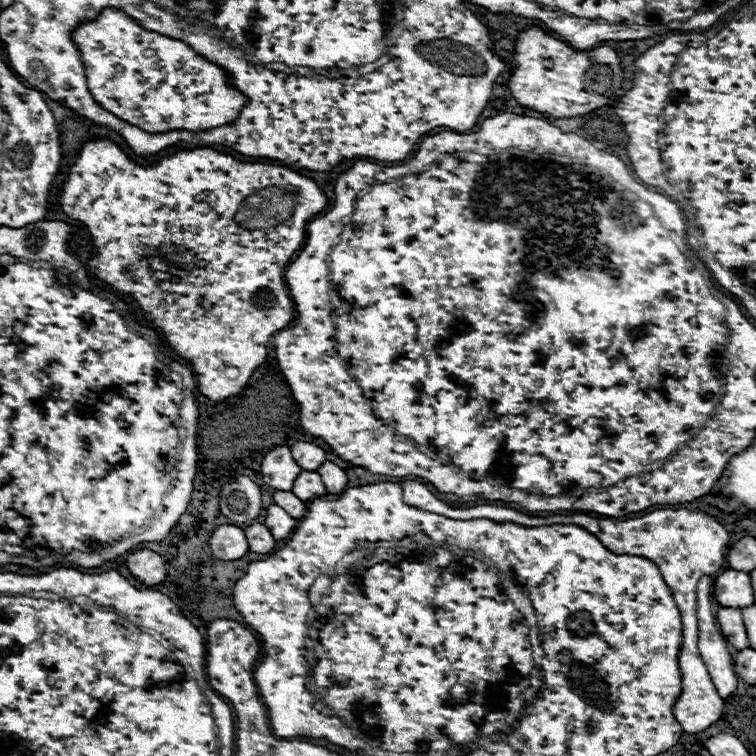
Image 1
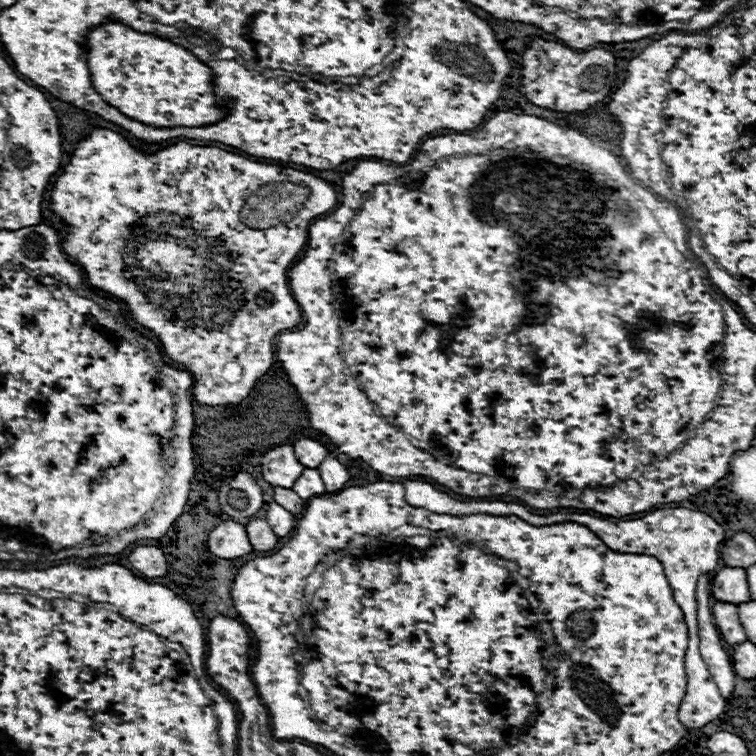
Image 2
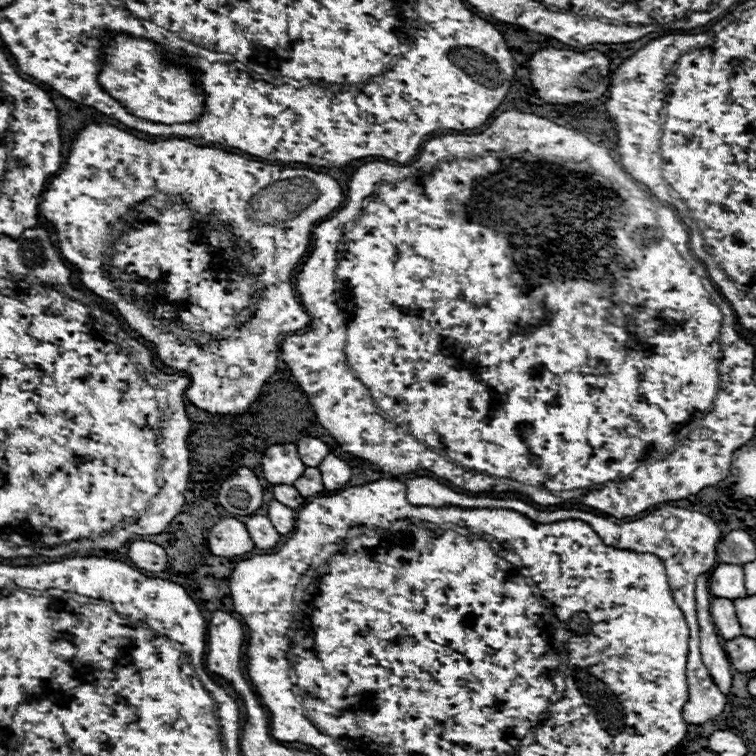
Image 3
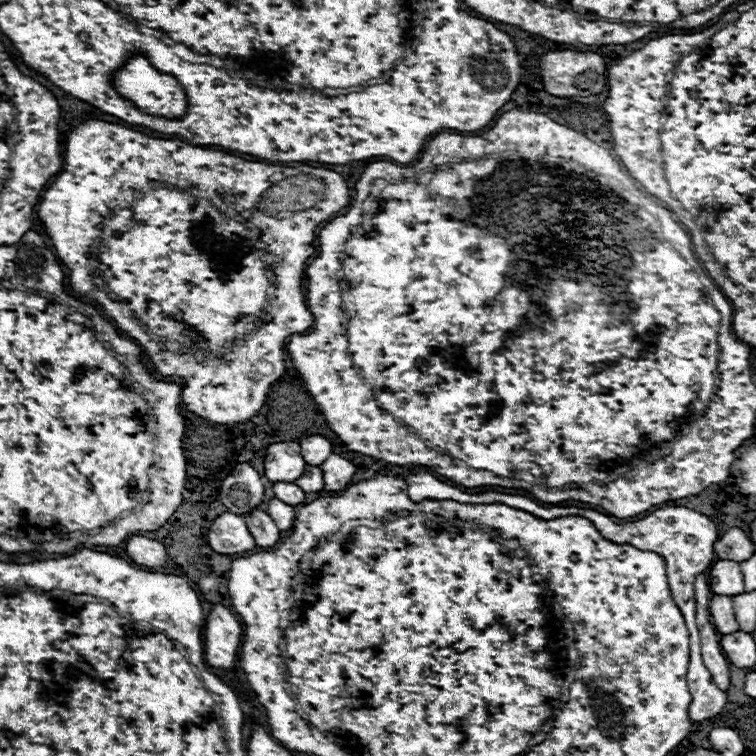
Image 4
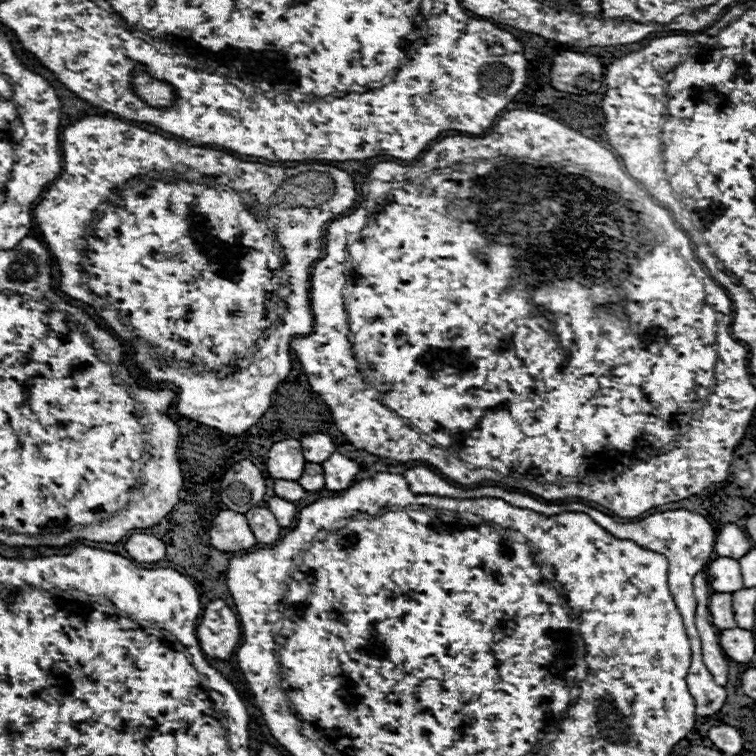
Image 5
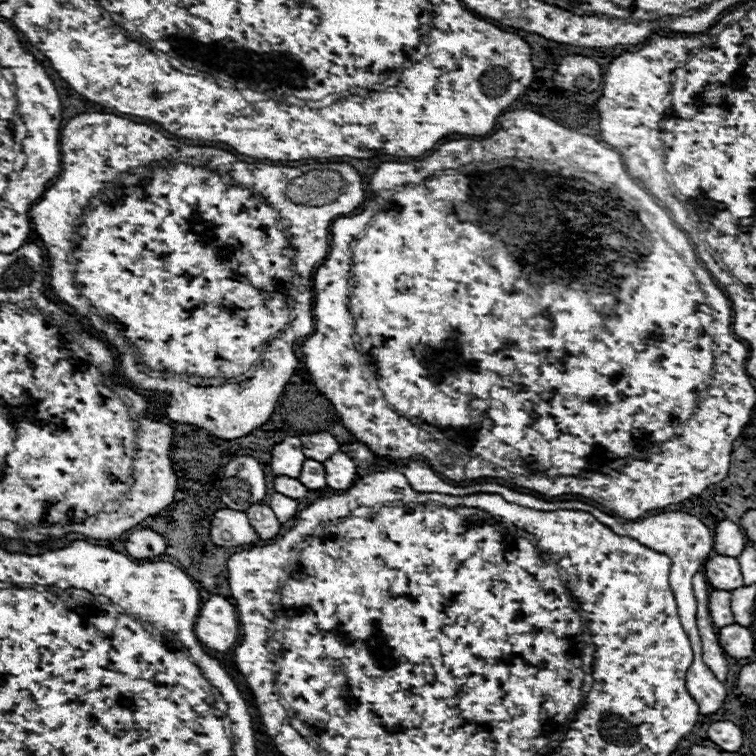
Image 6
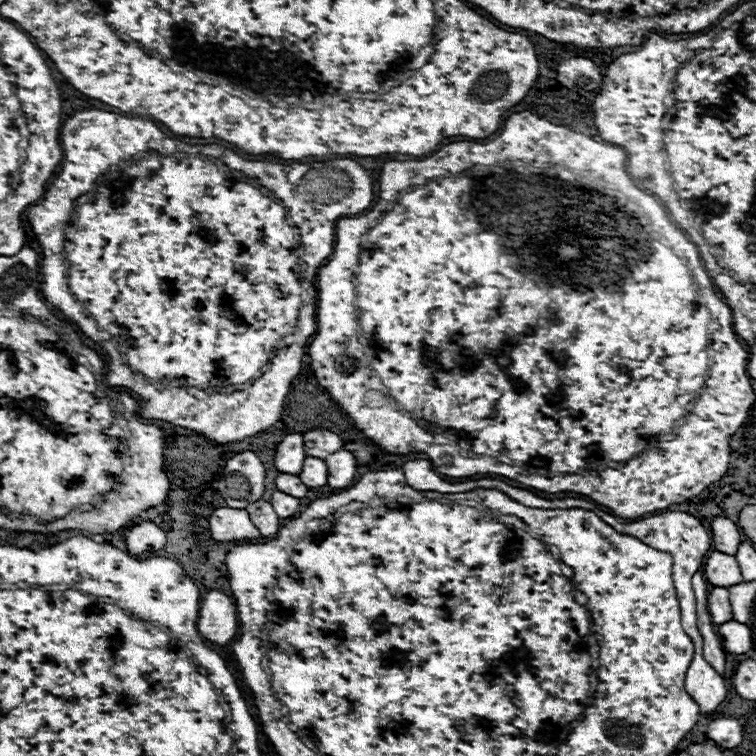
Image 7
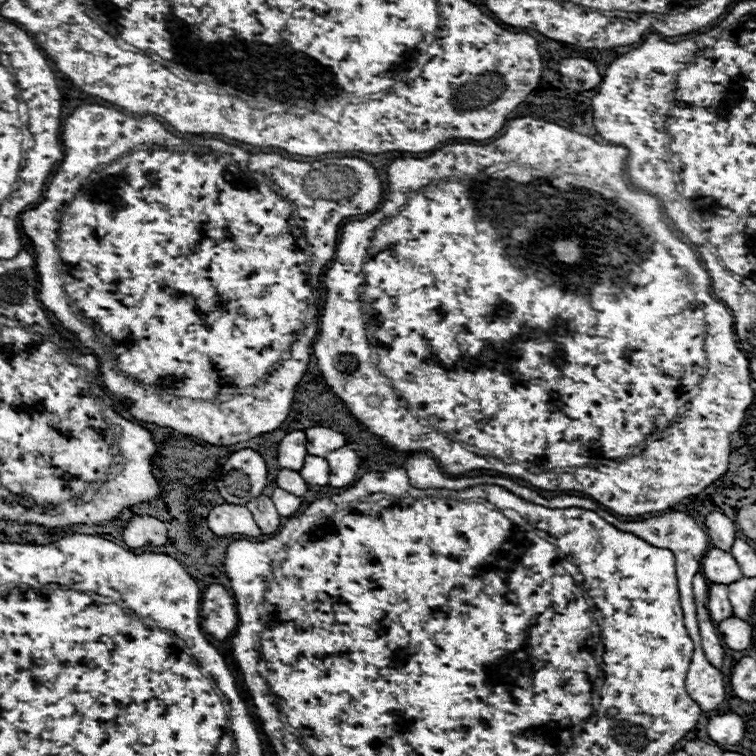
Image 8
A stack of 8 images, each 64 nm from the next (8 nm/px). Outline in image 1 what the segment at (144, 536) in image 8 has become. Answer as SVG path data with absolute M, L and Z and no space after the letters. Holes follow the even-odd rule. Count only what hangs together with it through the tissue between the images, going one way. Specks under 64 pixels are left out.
M138 550L126 560L128 570L146 586L156 586L166 576L166 564L158 552Z

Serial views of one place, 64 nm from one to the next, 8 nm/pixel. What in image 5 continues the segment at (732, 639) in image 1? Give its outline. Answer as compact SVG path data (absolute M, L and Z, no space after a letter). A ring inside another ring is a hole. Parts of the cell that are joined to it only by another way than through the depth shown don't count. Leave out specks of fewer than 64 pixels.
M714 592L710 596L710 614L712 614L712 622L718 630L726 630L730 626L736 626L734 612L732 612L732 594Z

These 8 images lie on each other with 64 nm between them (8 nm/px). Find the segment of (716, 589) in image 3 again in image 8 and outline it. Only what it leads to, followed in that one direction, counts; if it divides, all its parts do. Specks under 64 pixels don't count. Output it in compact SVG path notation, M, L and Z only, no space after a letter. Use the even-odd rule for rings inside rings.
M712 548L702 560L702 572L710 582L734 582L742 578L742 570L730 552Z

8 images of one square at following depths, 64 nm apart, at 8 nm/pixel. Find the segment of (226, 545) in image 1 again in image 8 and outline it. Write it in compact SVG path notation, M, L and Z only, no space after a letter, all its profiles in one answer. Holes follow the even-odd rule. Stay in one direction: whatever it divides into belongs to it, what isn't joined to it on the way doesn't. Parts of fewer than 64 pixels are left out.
M218 504L208 514L208 528L216 536L224 534L246 534L246 536L260 536L260 528L254 522L250 510L240 504Z

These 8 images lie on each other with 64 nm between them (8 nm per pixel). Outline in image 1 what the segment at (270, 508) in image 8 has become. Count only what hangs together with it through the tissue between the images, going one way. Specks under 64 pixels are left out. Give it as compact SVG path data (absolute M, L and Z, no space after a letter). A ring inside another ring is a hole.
M260 522L250 524L244 532L246 532L246 540L248 540L248 546L250 546L250 552L268 554L276 546L276 540L270 534L270 530Z

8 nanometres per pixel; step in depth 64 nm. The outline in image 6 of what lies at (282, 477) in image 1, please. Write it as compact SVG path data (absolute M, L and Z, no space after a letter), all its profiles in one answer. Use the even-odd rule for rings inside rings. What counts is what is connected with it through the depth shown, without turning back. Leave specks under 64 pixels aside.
M286 436L280 444L272 448L272 474L274 476L290 476L298 478L302 472L306 456L302 454L302 442L298 436Z

